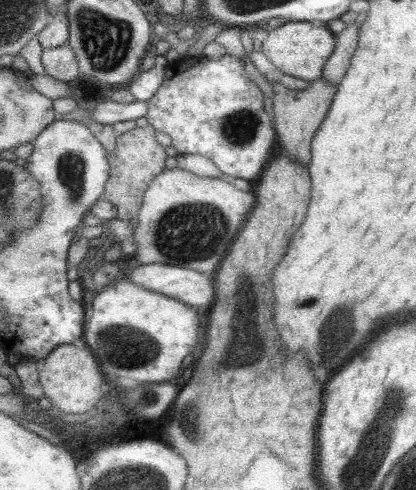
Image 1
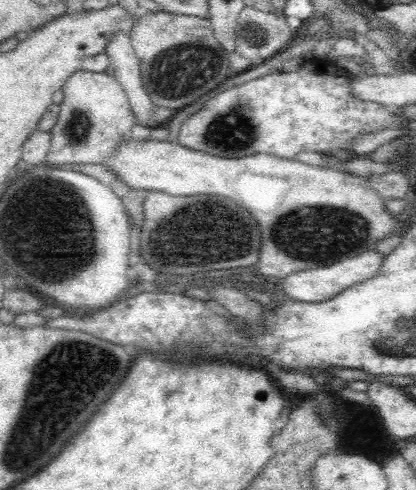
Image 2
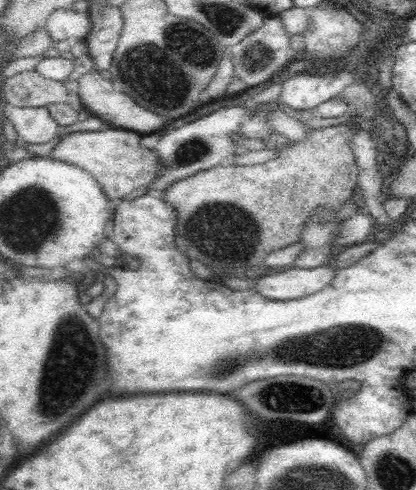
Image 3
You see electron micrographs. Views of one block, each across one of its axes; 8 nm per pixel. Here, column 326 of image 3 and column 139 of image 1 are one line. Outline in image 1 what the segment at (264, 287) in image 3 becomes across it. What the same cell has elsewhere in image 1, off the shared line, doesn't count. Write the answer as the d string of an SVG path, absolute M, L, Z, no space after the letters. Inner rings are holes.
M141 264L127 280L133 284L171 296L189 306L207 306L215 300L215 282L203 272L171 266L171 264Z

